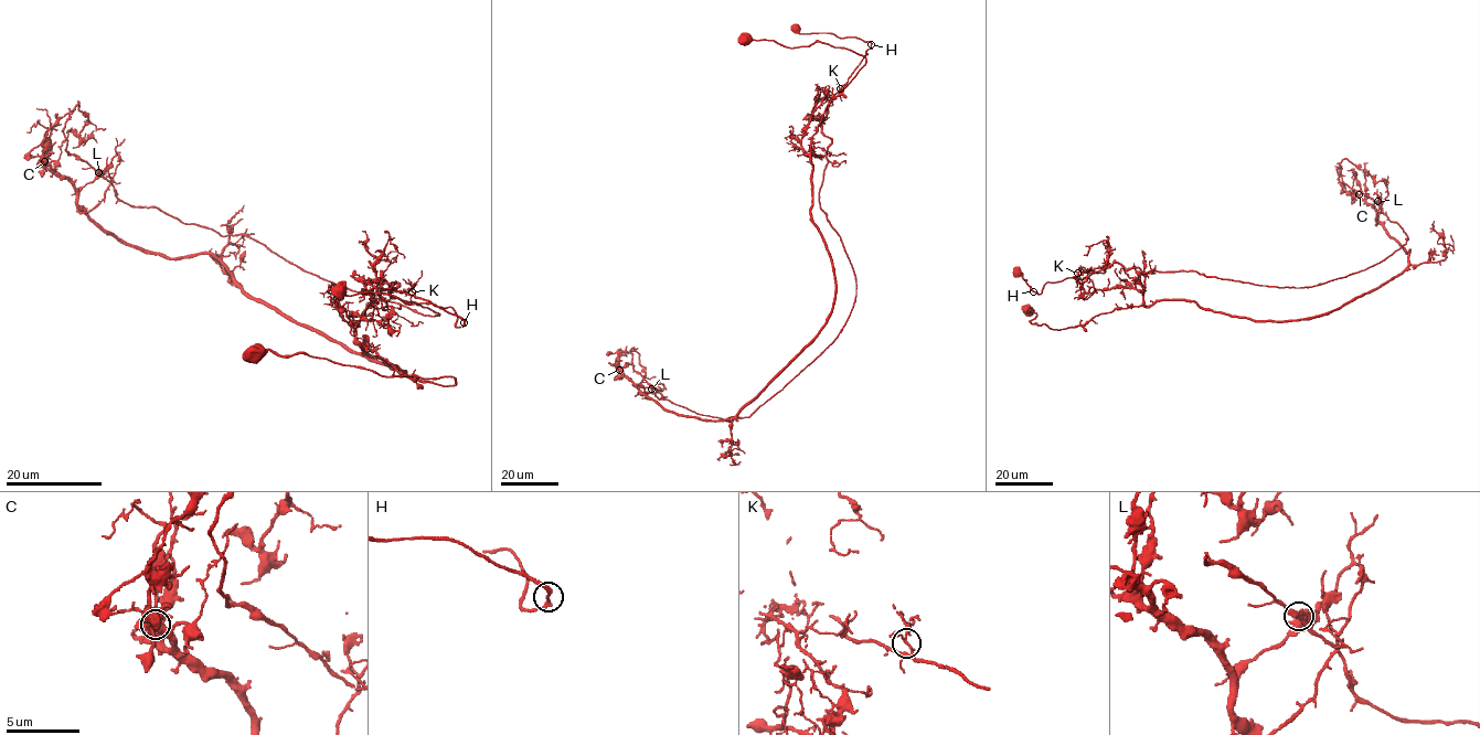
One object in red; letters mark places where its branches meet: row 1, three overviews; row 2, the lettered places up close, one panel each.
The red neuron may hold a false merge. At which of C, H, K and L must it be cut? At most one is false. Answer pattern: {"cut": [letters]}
{"cut": ["L"]}

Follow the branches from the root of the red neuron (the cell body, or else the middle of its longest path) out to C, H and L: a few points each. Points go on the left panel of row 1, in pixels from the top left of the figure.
C: (253, 357), (456, 384), (297, 325), (211, 254), (120, 243), (44, 161)
H: (253, 357), (448, 386), (404, 376), (348, 317), (372, 318), (379, 280), (464, 322)
L: (253, 357), (456, 384), (297, 325), (211, 254), (120, 243), (77, 203), (98, 172)

